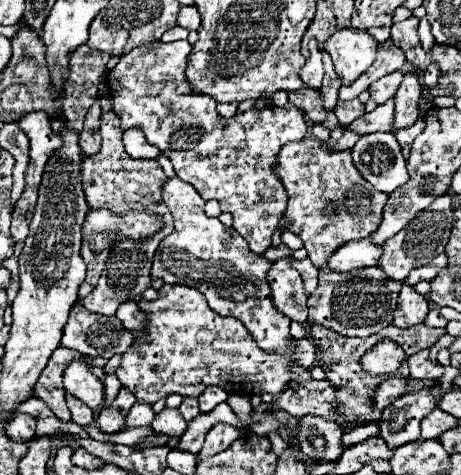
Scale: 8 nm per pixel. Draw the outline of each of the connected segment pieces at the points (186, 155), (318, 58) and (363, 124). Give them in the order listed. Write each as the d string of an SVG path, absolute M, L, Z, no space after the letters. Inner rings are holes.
M188 40L170 42L170 44L152 42L120 56L116 68L108 72L108 86L114 102L114 112L120 118L122 130L140 128L146 140L156 148L160 148L160 152L164 152L172 160L176 176L180 180L190 182L204 200L216 198L222 204L220 206L222 212L230 212L234 216L234 230L250 244L250 250L262 254L272 244L272 234L276 232L284 216L288 200L282 182L274 176L270 168L276 162L280 146L284 146L290 140L300 140L306 136L308 130L306 120L296 106L286 106L286 108L266 106L262 110L250 108L242 114L236 114L234 118L222 118L216 112L216 102L210 96L182 94L190 92L190 84L184 76L190 50L192 46ZM224 136L228 136L228 168L224 168Z
M310 40L310 58L306 60L304 68L300 70L300 76L306 86L310 88L320 88L324 68L322 68L322 50L318 48L318 40Z
M394 100L380 104L376 110L366 112L358 120L354 120L348 128L356 134L370 134L370 132L388 132L392 130L392 114L394 114Z

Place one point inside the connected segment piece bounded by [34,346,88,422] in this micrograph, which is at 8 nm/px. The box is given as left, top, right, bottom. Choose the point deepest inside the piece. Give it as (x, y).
(49, 388)

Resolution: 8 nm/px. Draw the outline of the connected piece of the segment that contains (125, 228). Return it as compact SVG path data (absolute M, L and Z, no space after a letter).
M90 210L88 216L86 216L86 222L84 222L84 238L82 238L82 258L88 266L88 274L86 274L86 280L84 284L80 286L78 290L78 296L84 298L88 296L94 288L96 288L96 282L100 278L100 272L104 270L104 264L108 260L108 254L112 250L112 246L116 242L120 242L122 238L132 238L132 240L140 240L144 236L152 236L154 232L158 232L162 228L162 222L152 216L152 214L146 214L146 212L128 212L128 214L114 214L110 210Z

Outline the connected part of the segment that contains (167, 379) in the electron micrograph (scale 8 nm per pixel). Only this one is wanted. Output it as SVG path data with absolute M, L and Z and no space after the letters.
M164 284L160 288L160 296L152 302L140 300L140 308L148 314L148 336L146 340L136 342L122 356L122 364L116 370L116 376L122 382L122 388L130 390L136 396L136 402L154 404L166 398L168 394L200 396L202 390L210 384L224 388L228 394L246 394L246 396L272 394L276 396L290 382L288 358L262 352L240 320L222 318L220 314L216 314L208 306L206 298L194 288L180 286L180 284Z

